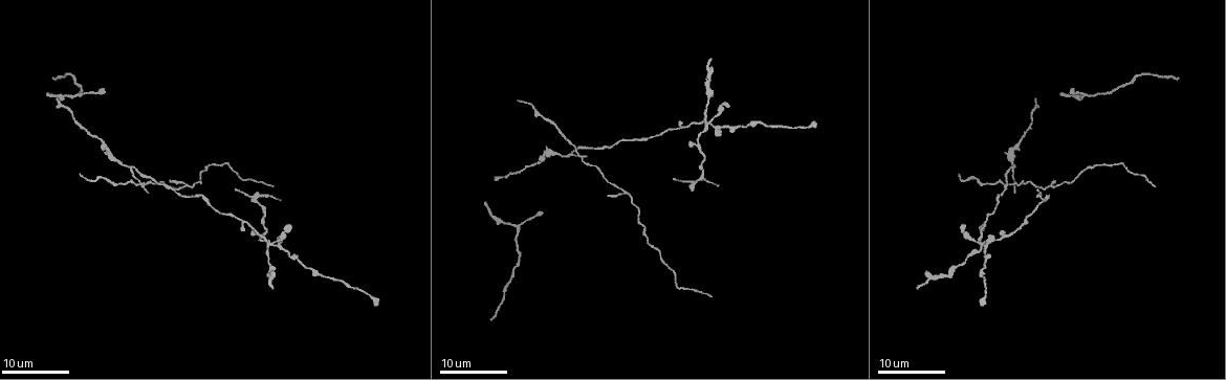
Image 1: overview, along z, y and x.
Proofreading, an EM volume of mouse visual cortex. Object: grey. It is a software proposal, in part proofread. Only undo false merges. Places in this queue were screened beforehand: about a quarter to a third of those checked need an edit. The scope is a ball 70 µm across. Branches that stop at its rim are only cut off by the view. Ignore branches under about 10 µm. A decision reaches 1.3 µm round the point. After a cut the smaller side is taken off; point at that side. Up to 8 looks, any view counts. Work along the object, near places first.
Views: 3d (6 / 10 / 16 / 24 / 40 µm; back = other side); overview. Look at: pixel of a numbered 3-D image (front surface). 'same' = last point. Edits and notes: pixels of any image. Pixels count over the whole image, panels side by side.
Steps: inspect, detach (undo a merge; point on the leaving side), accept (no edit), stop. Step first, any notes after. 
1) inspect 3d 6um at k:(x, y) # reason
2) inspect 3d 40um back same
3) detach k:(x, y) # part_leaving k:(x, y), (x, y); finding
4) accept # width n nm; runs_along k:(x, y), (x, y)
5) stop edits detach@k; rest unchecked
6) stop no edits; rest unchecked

inspect 3d 24um at 1:(981, 274) # calibre changes

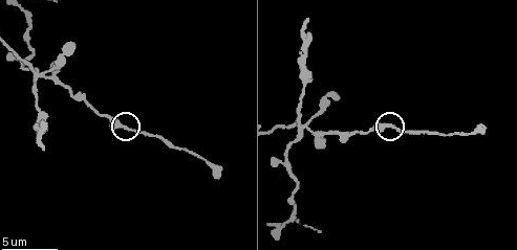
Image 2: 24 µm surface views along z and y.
inspect 3d 10um at 2:(126, 128)

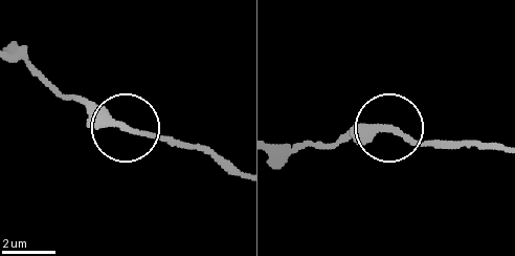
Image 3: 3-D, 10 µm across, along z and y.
inspect 3d 10um back at 3:(390, 128)

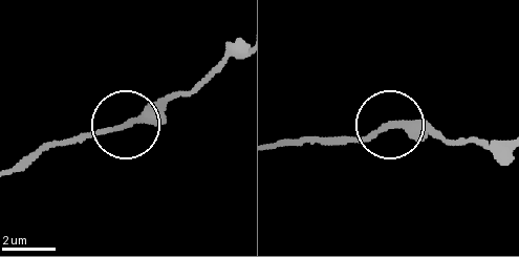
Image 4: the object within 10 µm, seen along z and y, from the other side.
accept # width 270 nm; runs_along 4:(499, 143), (452, 143), (391, 125), (311, 143); all the same neuron

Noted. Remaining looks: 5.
inspect 3d 16um at 2:(88, 101) # thick turns thin

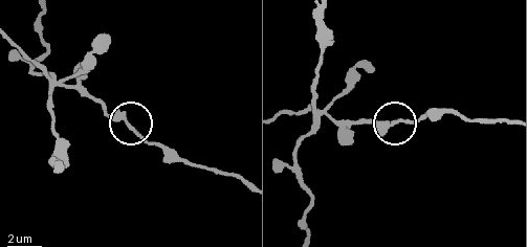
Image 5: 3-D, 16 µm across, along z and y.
inspect 3d 16um back at 5:(128, 121)

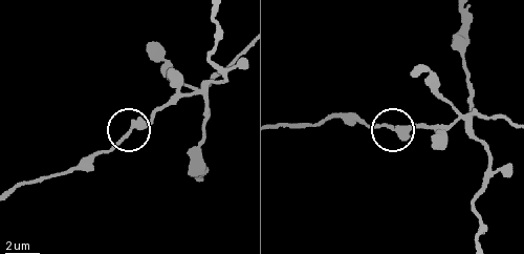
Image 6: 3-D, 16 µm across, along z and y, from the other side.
accept # arms 3; one neuron here

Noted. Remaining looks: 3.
inspect 3d 10um at 2:(38, 76) # four or more arms meet

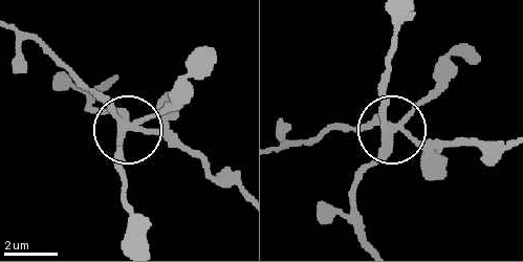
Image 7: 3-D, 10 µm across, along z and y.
detach 7:(117, 156) # width 280 nm; part_leaving 7:(394, 132), (353, 197), (367, 244); two neurons meet here

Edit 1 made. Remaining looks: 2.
stop edits detach@7; rest unchecked

